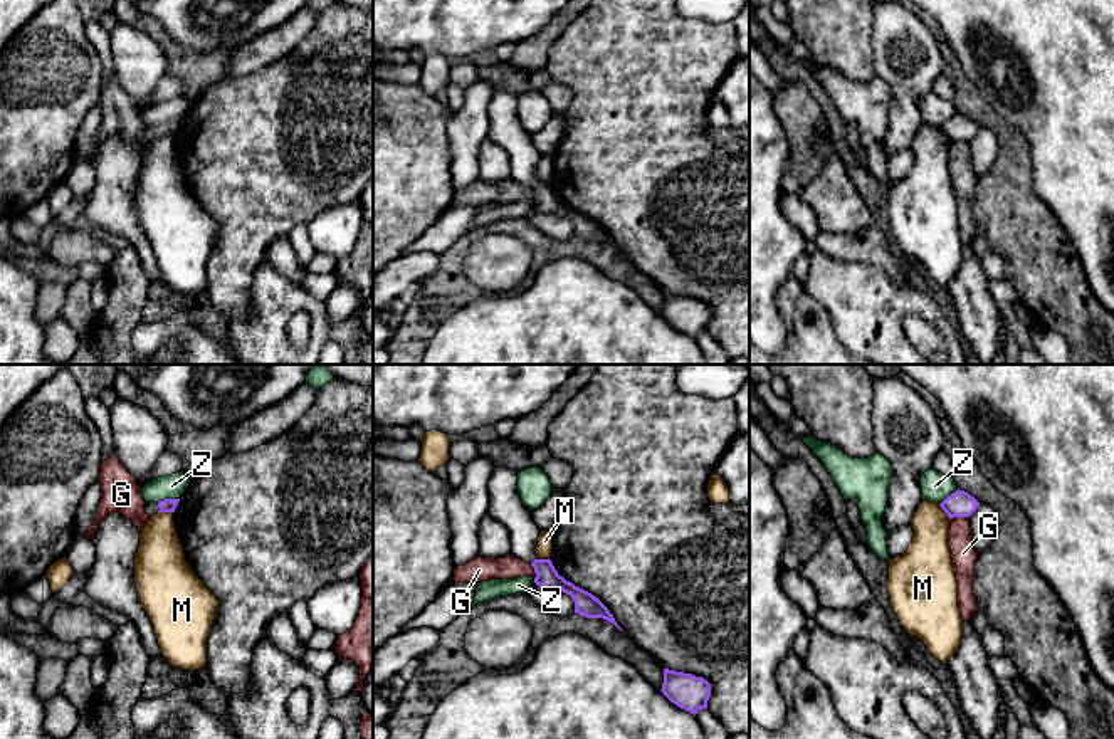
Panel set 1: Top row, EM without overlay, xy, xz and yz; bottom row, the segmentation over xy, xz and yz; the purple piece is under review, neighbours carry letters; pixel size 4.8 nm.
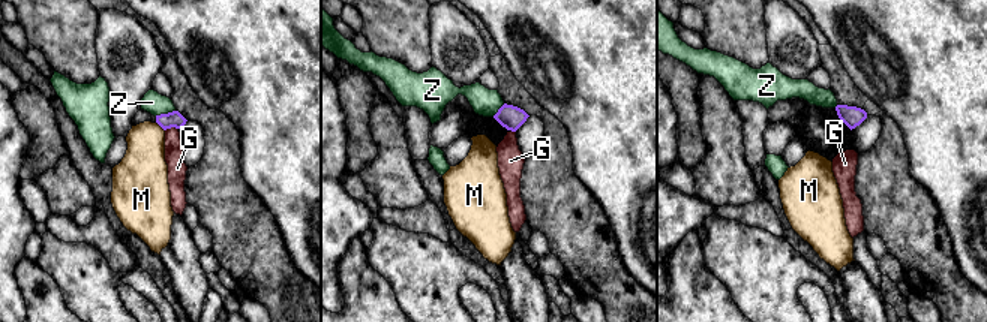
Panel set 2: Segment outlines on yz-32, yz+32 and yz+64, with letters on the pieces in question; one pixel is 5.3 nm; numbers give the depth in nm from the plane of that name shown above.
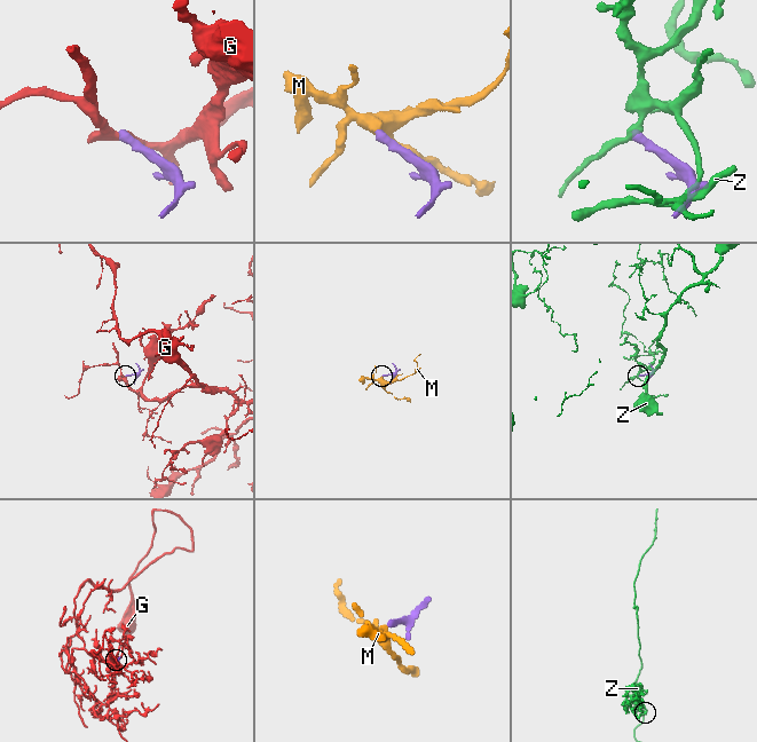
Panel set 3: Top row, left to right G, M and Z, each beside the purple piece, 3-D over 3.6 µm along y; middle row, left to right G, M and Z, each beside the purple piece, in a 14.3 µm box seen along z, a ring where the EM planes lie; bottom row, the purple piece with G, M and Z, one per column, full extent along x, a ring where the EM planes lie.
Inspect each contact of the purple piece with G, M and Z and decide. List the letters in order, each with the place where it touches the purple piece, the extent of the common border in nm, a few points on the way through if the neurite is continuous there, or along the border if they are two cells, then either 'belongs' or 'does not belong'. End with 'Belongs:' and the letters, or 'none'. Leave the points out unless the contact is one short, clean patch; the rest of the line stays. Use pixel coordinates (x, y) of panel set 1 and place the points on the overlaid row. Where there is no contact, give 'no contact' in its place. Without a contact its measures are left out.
G: contact yz (958, 516); length 90 nm; border yz (966, 516), (953, 516), (950, 519); does not belong
M: contact xy (165, 511); length 70 nm; border xy (158, 511), (172, 513); does not belong
Z: contact xy (168, 499); length 110 nm; border xy (178, 497), (165, 497), (158, 503); does not belong
Belongs: none

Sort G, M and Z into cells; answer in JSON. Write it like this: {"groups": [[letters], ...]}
{"groups": [["G"], ["M"], ["Z"]]}

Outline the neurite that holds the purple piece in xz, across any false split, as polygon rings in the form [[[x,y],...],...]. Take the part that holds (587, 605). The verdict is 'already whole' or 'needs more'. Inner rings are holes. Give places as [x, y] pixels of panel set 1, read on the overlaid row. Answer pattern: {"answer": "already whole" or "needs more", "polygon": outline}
{"answer": "needs more", "polygon": [[[496,467],[489,480],[487,514],[507,527],[512,544],[511,554],[534,568],[534,583],[539,588],[560,590],[570,595],[575,601],[575,613],[586,618],[603,618],[622,630],[596,596],[560,576],[551,559],[538,558],[536,544],[541,529],[533,519],[533,511],[524,506],[518,494],[518,474],[509,467]]]}

